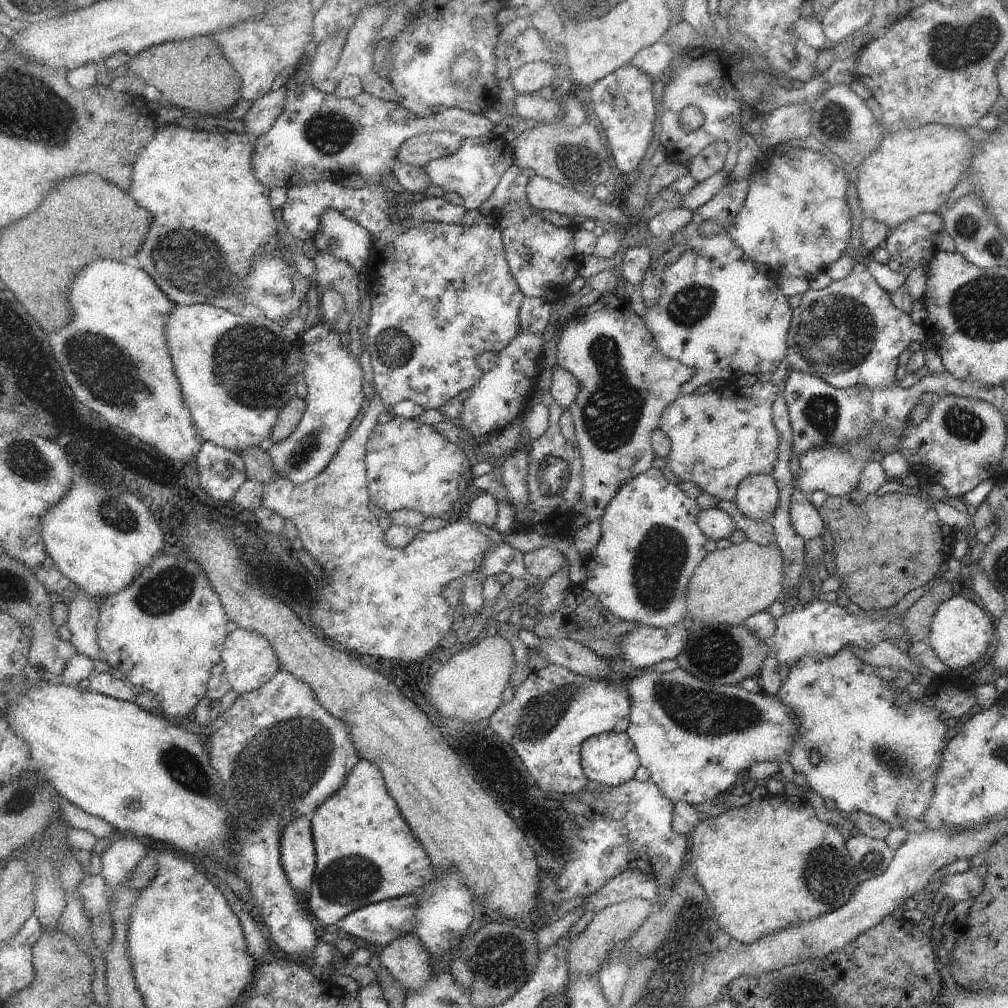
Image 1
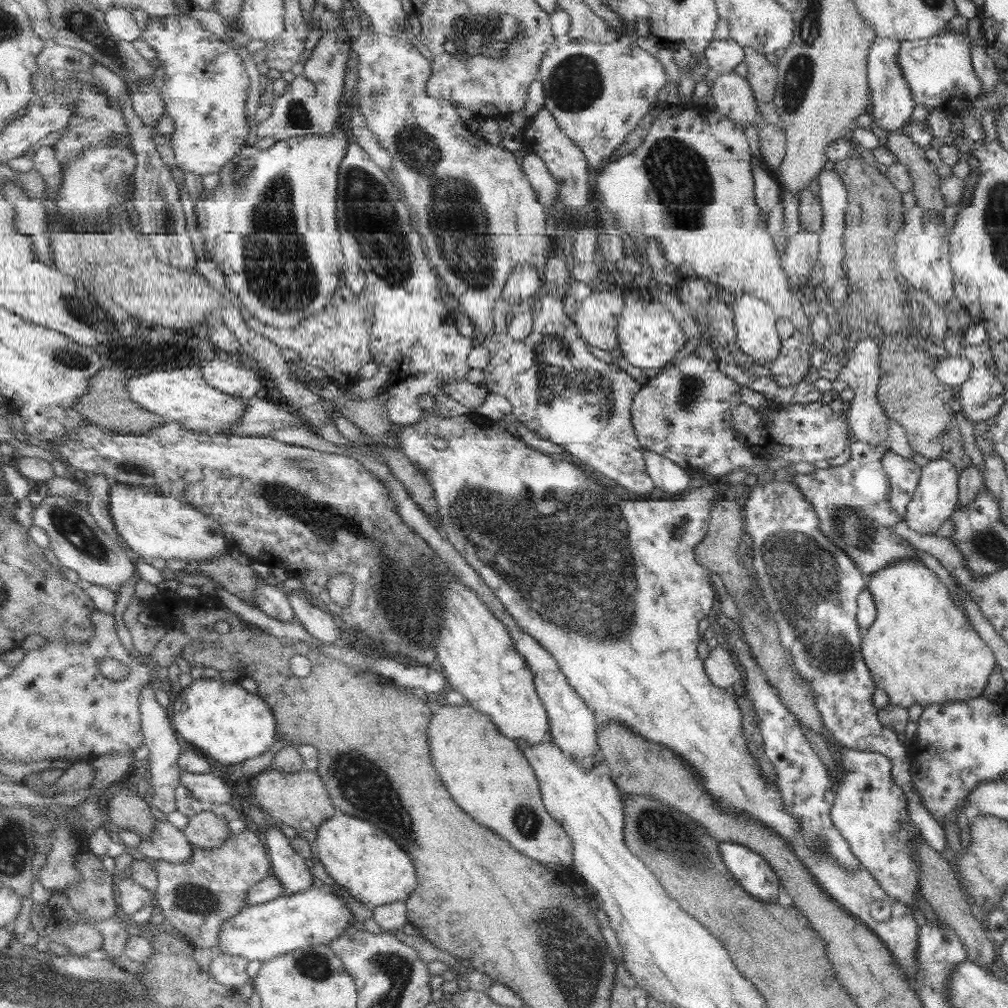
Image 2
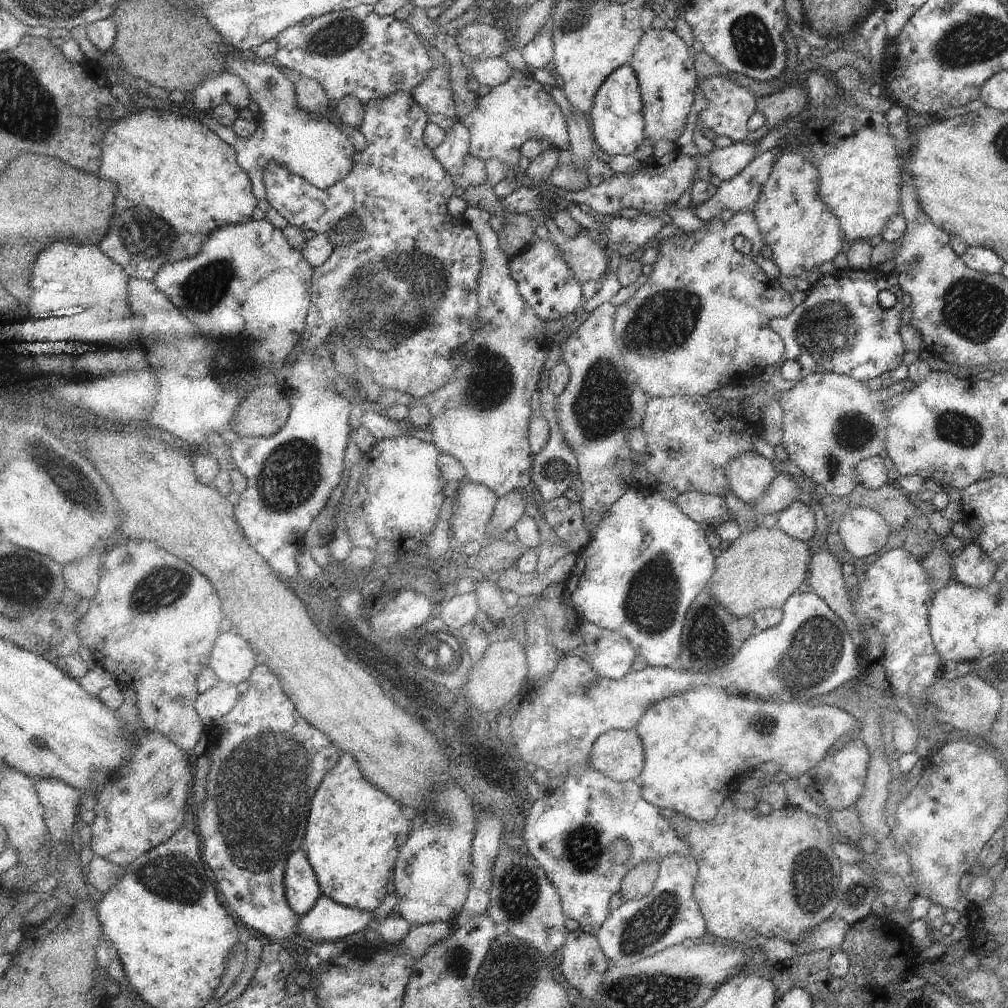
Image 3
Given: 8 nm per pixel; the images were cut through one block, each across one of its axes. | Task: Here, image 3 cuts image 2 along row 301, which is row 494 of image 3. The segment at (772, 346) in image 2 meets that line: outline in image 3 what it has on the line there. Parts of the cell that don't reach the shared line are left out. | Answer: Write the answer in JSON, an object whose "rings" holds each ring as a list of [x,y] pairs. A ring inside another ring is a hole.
{"rings":[[[749,450],[737,457],[726,473],[729,491],[745,504],[757,502],[776,474],[771,461]]]}

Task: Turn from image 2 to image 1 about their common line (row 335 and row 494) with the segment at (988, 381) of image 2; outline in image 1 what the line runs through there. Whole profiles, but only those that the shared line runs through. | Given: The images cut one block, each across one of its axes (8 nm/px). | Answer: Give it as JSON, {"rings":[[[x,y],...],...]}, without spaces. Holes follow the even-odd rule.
{"rings":[[[941,394],[919,424],[911,426],[908,421],[898,452],[903,460],[909,462],[910,472],[917,478],[925,479],[929,486],[940,484],[945,492],[961,496],[979,484],[1001,462],[1005,446],[1005,404]]]}

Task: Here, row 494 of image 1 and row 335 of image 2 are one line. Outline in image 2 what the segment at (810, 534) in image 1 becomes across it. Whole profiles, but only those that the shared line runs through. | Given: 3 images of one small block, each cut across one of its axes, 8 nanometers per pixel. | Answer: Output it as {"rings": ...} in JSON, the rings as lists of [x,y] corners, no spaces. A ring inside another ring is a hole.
{"rings":[[[794,329],[787,340],[780,341],[779,354],[770,362],[770,378],[783,388],[801,382],[810,367],[809,351],[810,338]]]}

